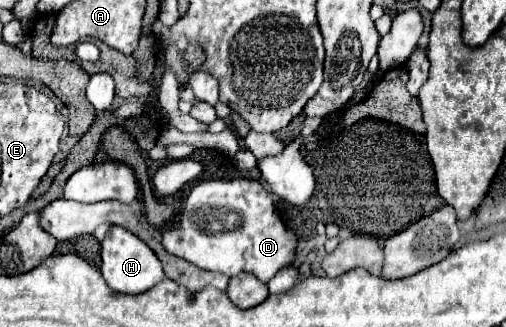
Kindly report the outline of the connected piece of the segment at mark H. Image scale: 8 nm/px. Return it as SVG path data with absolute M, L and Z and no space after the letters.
M121 226L109 228L105 240L101 242L101 260L101 274L109 288L117 294L143 294L165 278L159 258L151 252L151 248L147 248L147 244L143 244L133 232Z

